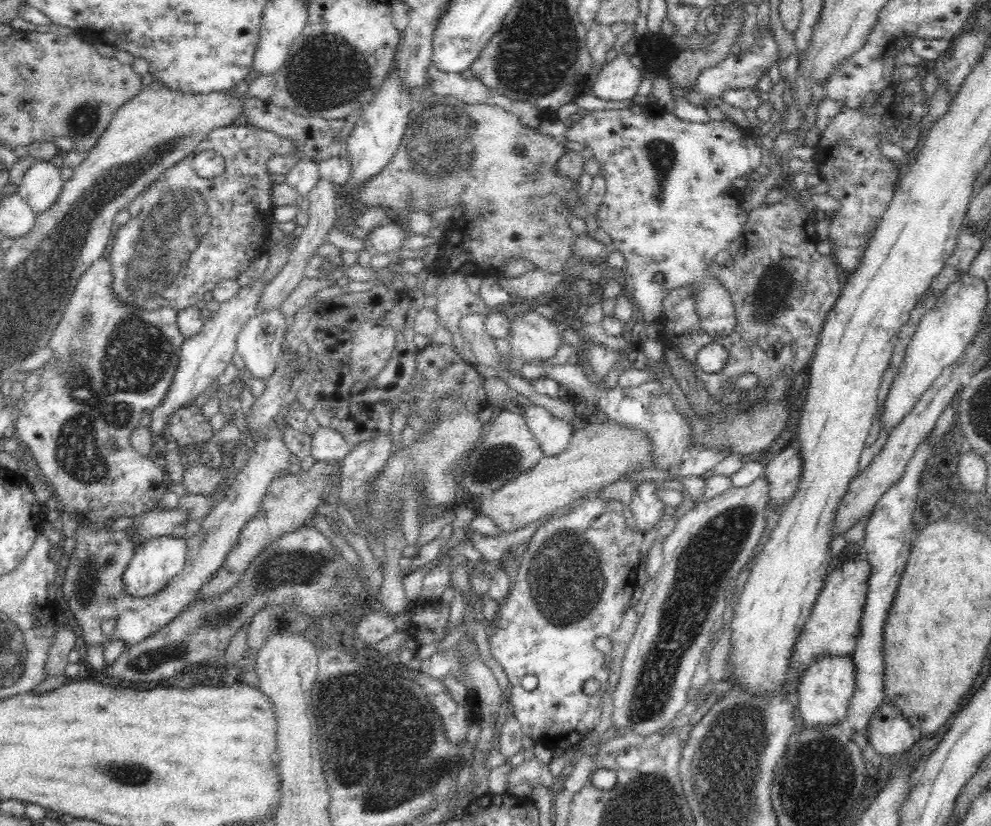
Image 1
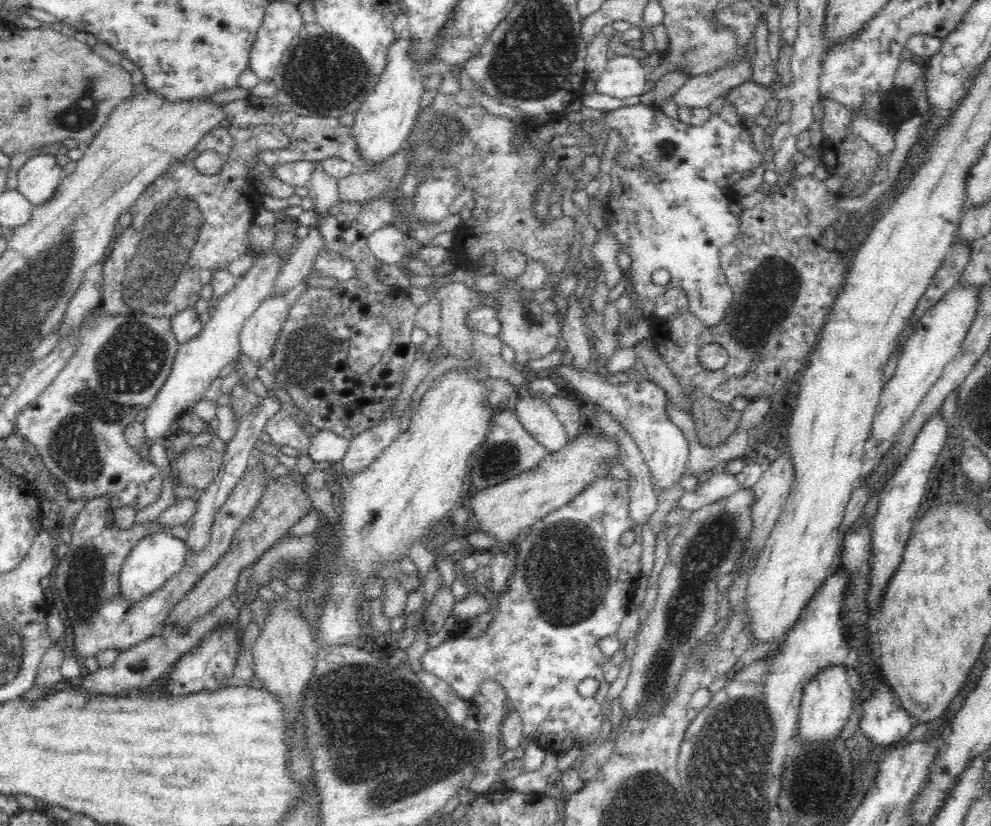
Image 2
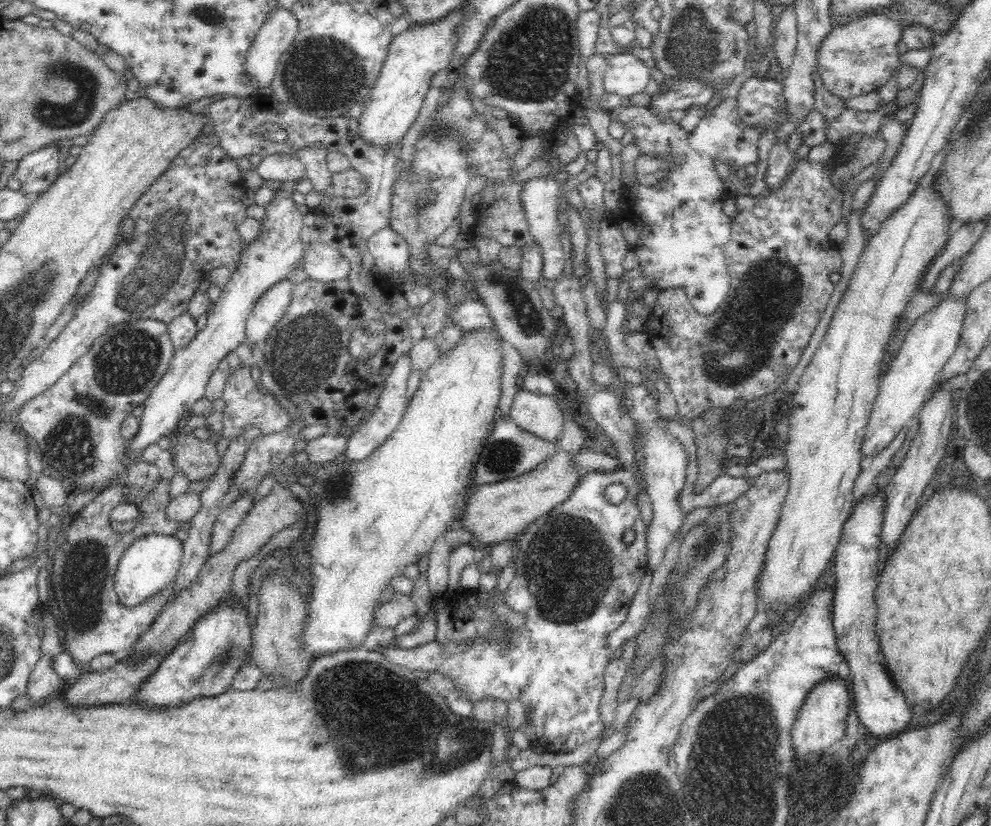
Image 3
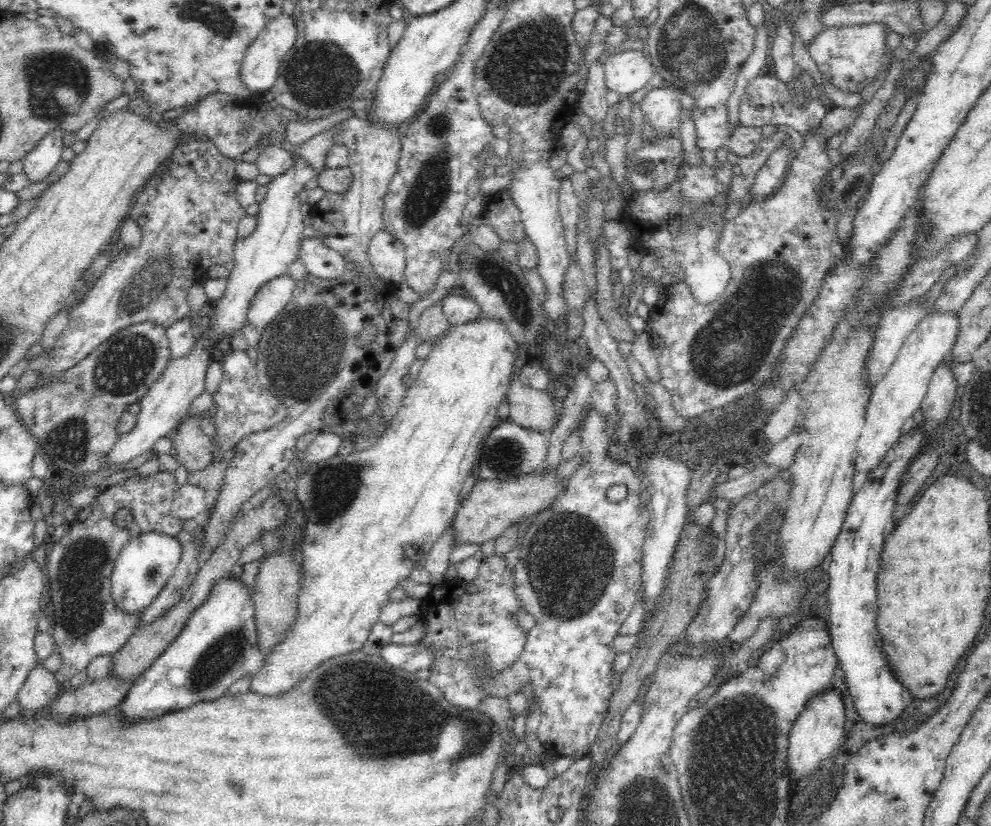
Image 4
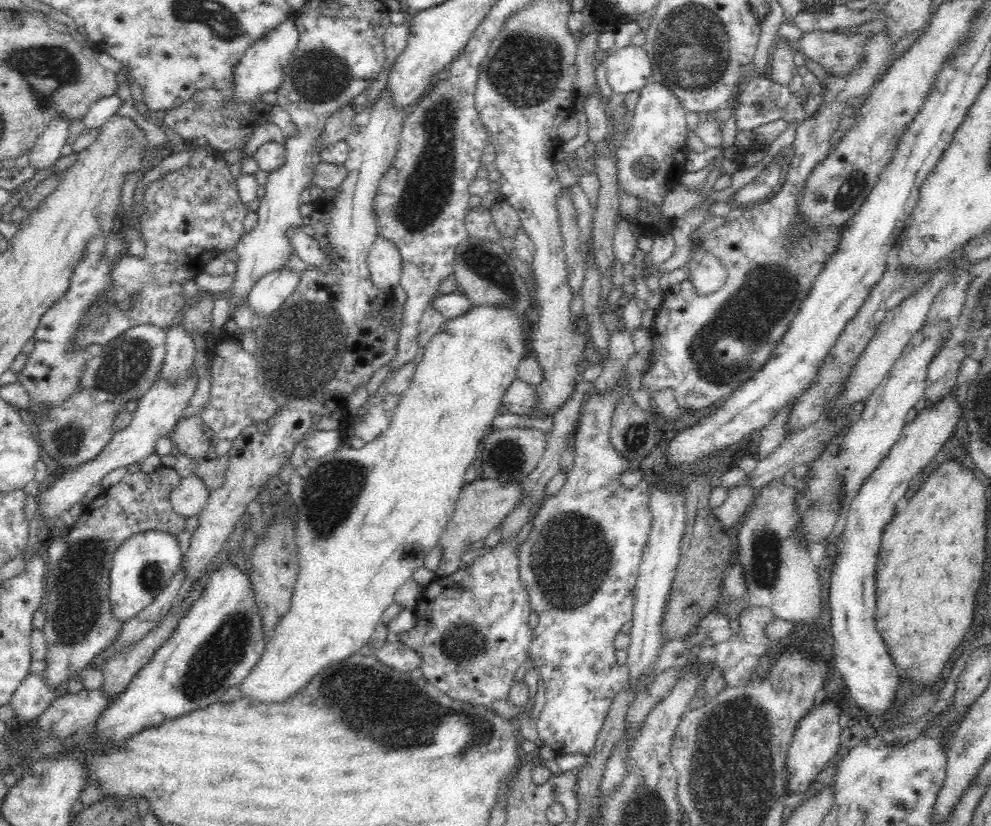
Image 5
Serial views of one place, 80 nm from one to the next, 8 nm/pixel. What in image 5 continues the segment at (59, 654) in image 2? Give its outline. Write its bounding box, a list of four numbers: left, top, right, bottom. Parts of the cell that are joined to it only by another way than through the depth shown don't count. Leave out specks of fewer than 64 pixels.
[8,672,55,725]

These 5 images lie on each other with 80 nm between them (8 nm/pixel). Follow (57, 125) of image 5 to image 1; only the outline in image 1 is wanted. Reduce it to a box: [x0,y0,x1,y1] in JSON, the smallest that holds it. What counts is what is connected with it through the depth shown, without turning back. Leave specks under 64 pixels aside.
[17,159,65,213]

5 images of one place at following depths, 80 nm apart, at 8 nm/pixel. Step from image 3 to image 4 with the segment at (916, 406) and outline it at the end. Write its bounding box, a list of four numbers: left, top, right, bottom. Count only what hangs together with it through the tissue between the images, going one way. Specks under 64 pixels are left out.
[854,313,959,474]

